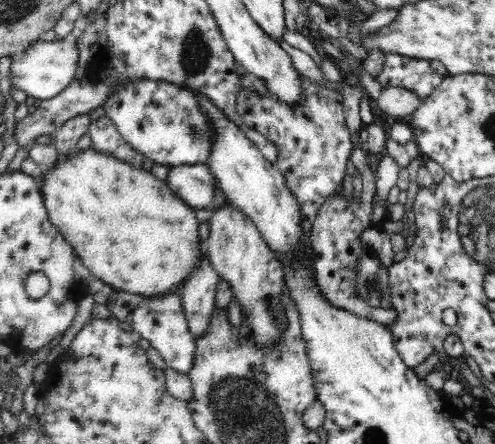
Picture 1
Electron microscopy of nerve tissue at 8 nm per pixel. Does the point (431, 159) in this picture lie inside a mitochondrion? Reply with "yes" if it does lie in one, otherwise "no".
no

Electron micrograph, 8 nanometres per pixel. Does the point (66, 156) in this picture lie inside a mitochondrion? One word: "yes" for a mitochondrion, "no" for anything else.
no

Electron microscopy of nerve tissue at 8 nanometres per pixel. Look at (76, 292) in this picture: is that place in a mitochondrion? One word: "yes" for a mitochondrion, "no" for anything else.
no

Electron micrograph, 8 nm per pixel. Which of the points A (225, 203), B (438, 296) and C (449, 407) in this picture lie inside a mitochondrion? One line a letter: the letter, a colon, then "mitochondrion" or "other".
A: other
B: other
C: other

